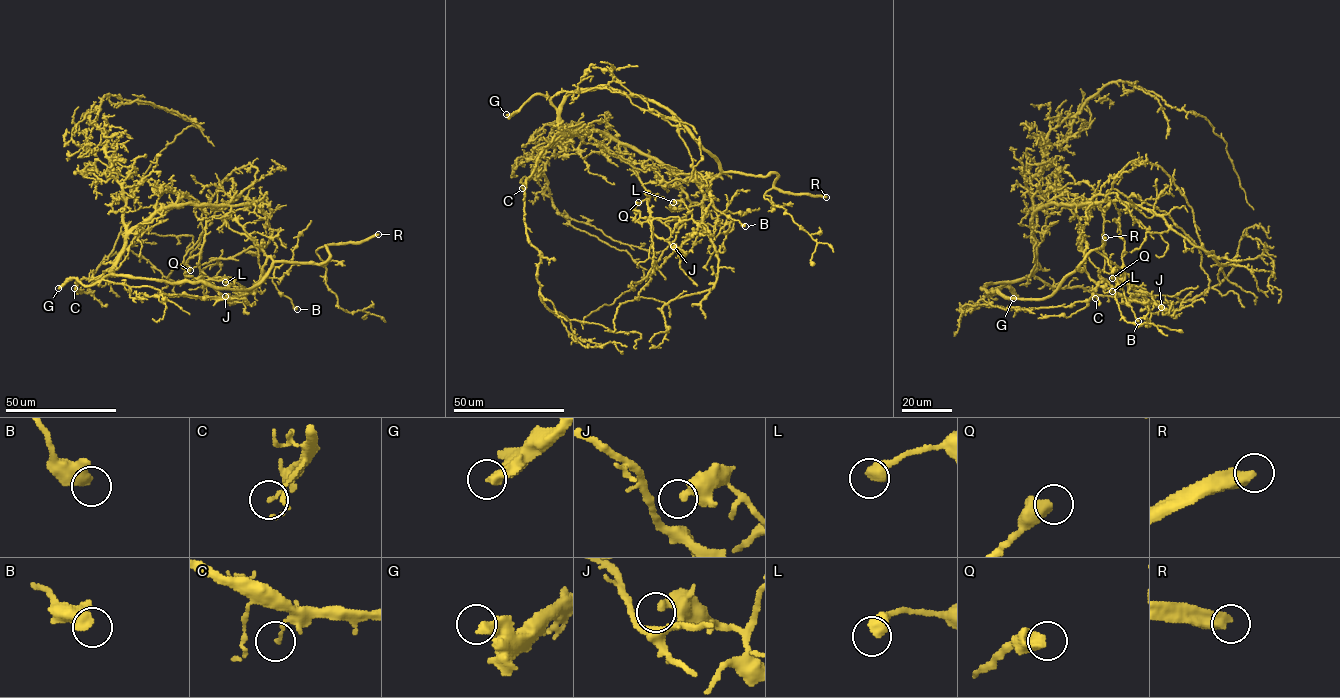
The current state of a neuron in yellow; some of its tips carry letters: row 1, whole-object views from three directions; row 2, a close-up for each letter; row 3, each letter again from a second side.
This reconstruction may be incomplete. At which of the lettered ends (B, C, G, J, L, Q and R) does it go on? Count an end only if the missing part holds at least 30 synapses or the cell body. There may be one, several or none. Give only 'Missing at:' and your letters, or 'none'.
Missing at: G, R

